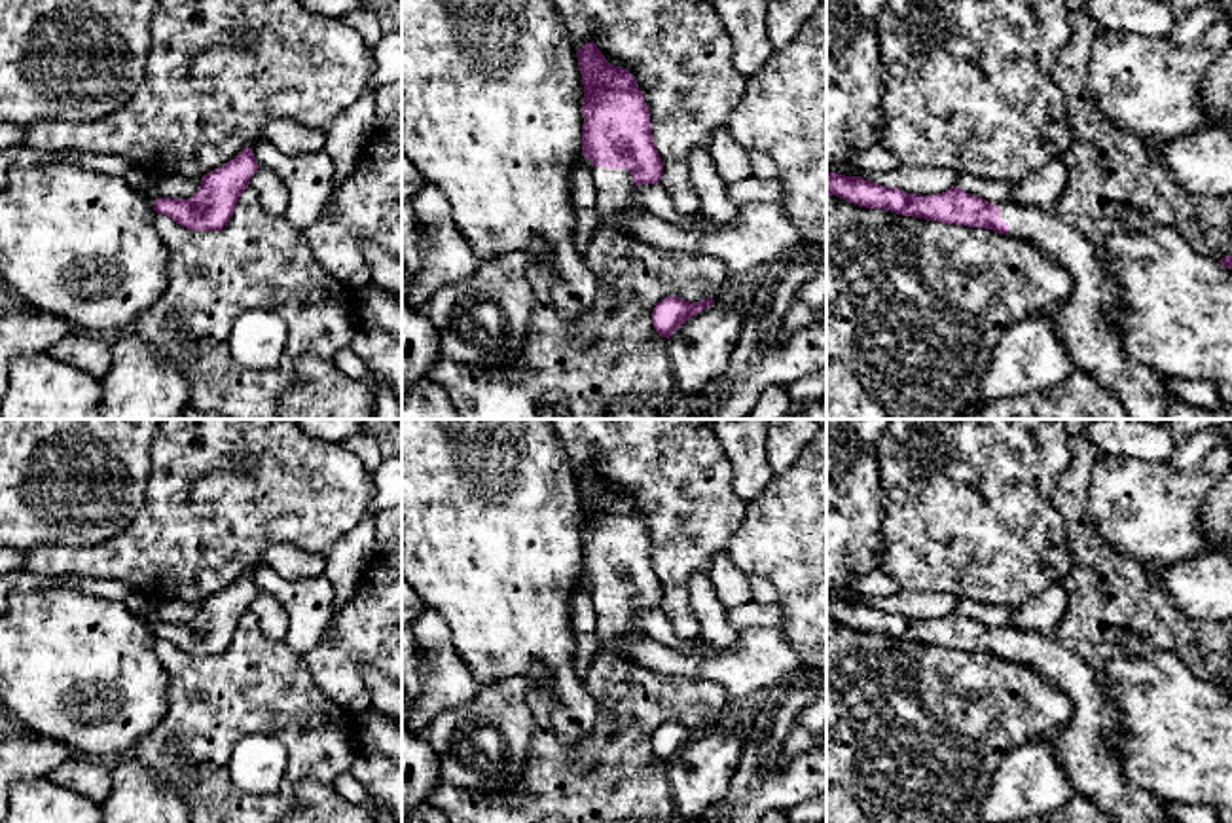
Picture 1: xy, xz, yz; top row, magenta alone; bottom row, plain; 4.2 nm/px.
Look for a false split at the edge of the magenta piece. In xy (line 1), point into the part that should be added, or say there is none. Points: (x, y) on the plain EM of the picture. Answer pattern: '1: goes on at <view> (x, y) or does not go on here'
1: does not go on here

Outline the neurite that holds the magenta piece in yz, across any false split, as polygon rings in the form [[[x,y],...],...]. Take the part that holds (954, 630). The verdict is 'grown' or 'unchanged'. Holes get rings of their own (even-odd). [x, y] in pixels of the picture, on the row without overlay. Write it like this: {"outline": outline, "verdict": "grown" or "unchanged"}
{"outline": [[[826,597],[826,618],[866,633],[883,633],[902,641],[915,641],[944,649],[969,652],[986,652],[1010,662],[1027,664],[1042,675],[1052,686],[1065,692],[1073,702],[1073,719],[1056,736],[1058,760],[1071,779],[1075,791],[1109,814],[1120,823],[1166,823],[1164,804],[1149,791],[1130,785],[1114,753],[1114,741],[1120,734],[1120,717],[1114,705],[1105,698],[1097,669],[1082,656],[1069,650],[1058,637],[1037,631],[1018,630],[1014,626],[989,628],[978,620],[953,611],[942,618],[908,618],[898,613],[881,611],[861,601]]], "verdict": "grown"}

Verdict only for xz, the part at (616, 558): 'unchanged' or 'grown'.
grown

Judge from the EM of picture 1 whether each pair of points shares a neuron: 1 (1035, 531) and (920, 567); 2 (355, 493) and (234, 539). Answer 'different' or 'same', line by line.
1: same
2: same

